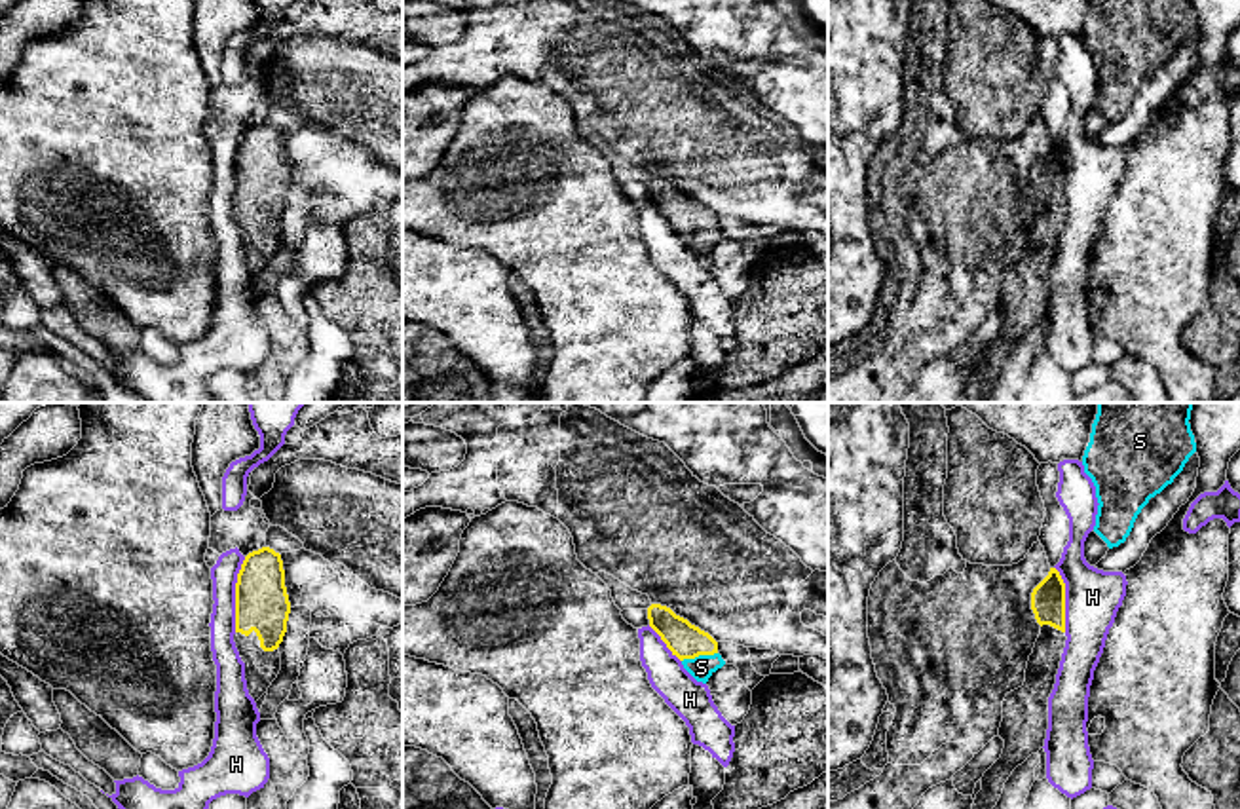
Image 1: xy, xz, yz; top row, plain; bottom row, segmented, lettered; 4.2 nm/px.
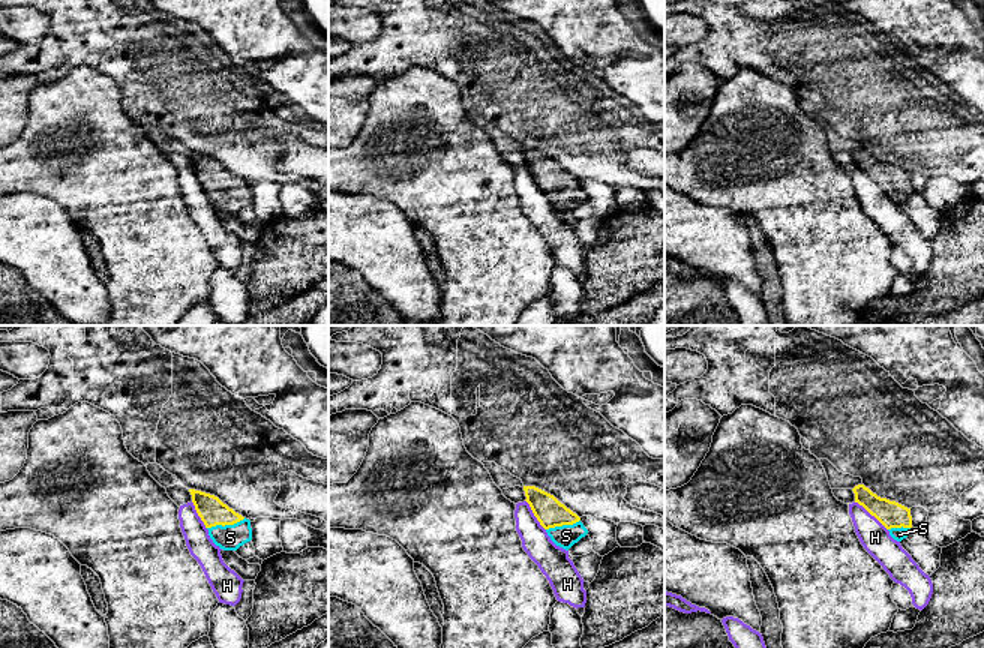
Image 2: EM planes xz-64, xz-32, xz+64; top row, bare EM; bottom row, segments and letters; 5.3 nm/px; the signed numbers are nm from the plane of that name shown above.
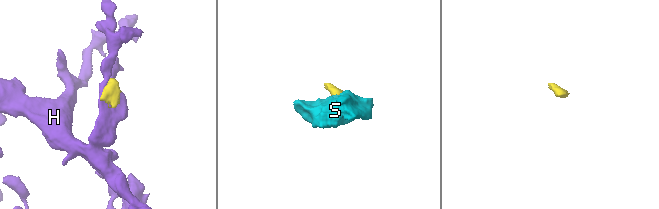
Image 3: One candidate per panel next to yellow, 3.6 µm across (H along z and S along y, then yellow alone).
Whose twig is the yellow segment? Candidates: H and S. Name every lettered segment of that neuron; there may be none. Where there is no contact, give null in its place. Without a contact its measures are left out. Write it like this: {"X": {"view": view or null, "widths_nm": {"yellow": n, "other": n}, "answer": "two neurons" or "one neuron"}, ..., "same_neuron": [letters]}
{"H": {"view": "xy", "widths_nm": {"yellow": 220, "other": 110}, "answer": "two neurons"}, "S": {"view": "xz", "widths_nm": {"yellow": 150, "other": 100}, "answer": "one neuron"}, "same_neuron": ["S"]}

